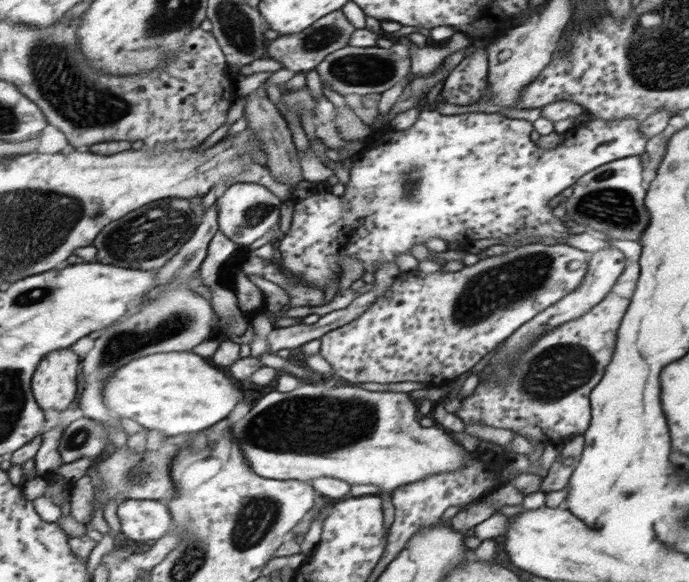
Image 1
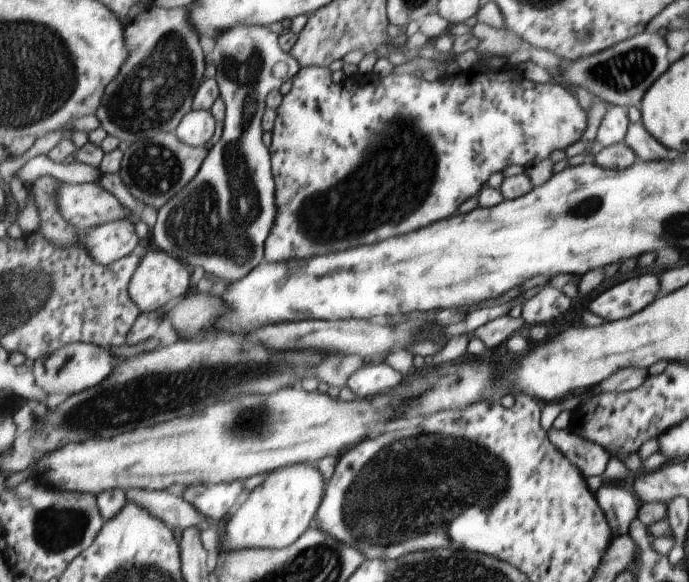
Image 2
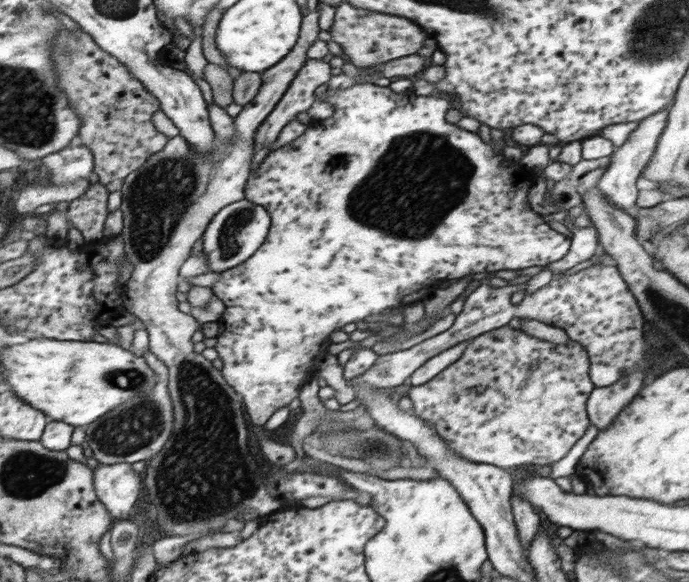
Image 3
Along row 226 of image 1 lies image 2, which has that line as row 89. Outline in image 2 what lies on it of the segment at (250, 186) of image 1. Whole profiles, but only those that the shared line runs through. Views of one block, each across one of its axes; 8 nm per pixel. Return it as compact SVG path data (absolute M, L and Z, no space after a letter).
M262 25L234 27L216 41L207 60L208 64L218 65L217 79L221 96L227 102L224 134L211 148L199 175L158 212L152 238L156 247L173 254L191 267L203 266L210 274L234 284L245 279L256 266L264 262L267 243L278 218L276 178L272 170L273 153L264 142L262 126L266 100L272 90L282 88L288 80L294 81L303 66L291 52L286 52L280 46L280 35Z

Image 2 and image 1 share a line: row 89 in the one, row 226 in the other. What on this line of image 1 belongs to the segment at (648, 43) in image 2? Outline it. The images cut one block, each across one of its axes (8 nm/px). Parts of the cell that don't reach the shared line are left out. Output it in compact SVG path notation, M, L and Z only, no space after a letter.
M641 155L619 158L587 172L573 184L573 194L561 204L564 220L587 226L588 231L612 240L639 241L650 216L644 203L647 190L642 187L642 172Z

